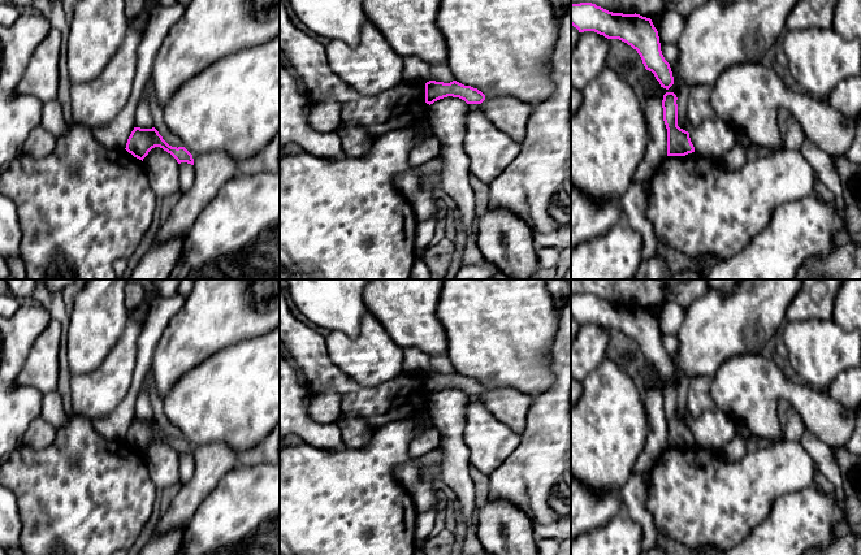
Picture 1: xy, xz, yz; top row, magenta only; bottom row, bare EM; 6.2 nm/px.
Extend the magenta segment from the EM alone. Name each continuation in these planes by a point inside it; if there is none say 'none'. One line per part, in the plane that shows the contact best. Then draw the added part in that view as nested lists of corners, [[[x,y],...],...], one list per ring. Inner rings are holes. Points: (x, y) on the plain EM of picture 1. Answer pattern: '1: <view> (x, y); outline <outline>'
none

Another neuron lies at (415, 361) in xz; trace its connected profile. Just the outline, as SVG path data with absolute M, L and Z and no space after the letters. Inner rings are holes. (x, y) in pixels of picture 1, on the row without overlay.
M406 348L402 370L412 374L427 374L430 372L430 356L419 348Z

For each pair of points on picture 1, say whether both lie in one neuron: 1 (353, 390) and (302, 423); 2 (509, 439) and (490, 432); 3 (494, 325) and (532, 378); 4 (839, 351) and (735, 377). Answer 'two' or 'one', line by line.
1: two
2: one
3: one
4: two

